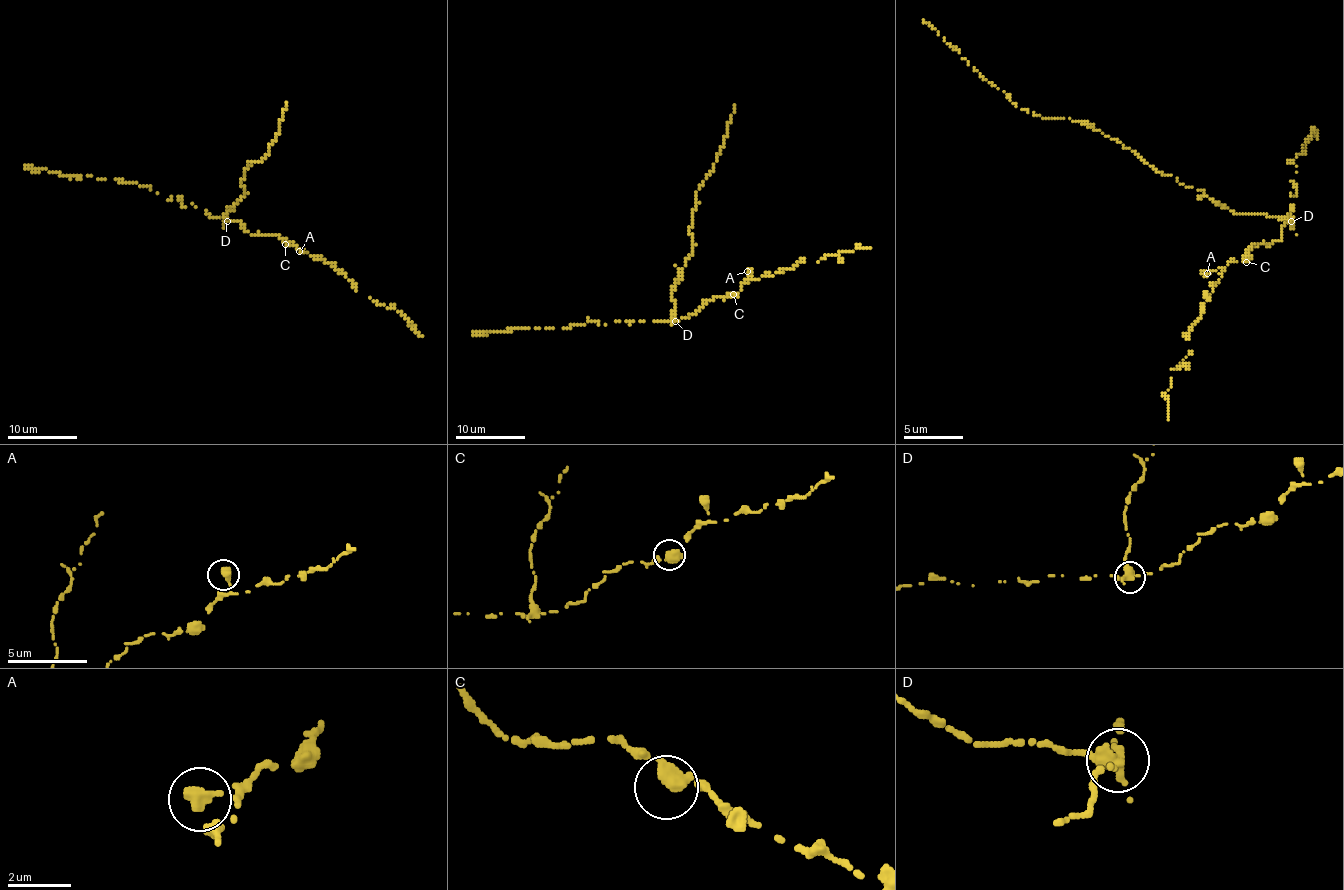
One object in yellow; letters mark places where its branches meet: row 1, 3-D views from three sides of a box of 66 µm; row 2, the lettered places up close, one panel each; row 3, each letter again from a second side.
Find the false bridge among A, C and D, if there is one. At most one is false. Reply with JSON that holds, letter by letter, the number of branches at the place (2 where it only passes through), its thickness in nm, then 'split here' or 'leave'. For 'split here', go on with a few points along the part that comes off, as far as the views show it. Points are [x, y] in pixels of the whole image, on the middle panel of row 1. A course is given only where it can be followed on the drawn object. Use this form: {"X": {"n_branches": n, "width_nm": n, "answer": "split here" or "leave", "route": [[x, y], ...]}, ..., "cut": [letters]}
{"A": {"n_branches": 1, "width_nm": 480, "answer": "leave"}, "C": {"n_branches": 2, "width_nm": 400, "answer": "leave"}, "D": {"n_branches": 2, "width_nm": 400, "answer": "split here", "route": [[674, 320], [672, 287], [685, 259], [692, 254], [690, 228], [697, 191], [718, 160], [735, 106]]}, "cut": ["D"]}

